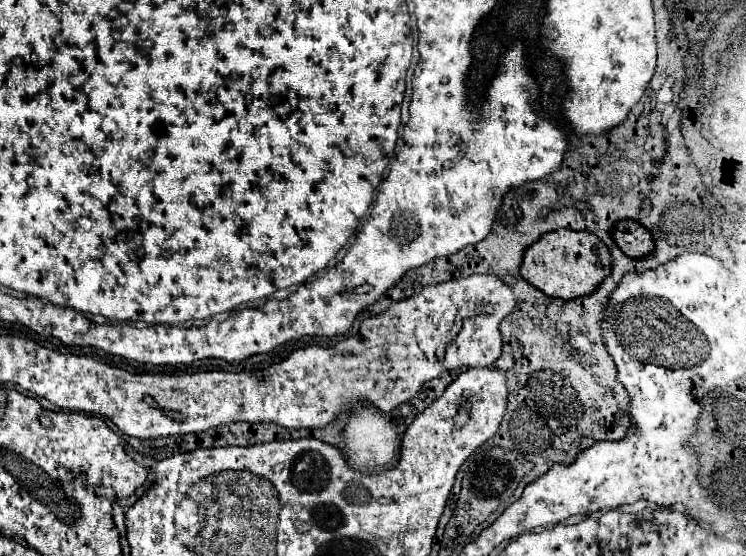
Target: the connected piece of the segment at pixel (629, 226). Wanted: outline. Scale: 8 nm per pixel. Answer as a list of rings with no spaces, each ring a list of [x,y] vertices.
[[[633,220],[617,222],[613,230],[613,240],[631,258],[649,256],[653,250],[653,238],[649,230]]]

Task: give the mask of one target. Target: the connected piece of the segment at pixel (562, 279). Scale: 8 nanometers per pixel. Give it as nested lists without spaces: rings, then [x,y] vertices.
[[[555,230],[543,234],[535,244],[525,250],[521,264],[521,276],[545,292],[547,296],[573,300],[579,296],[593,294],[599,284],[611,274],[611,252],[607,246],[591,232],[573,232],[573,230]]]

